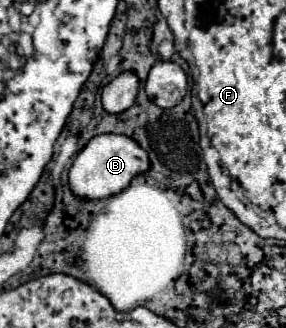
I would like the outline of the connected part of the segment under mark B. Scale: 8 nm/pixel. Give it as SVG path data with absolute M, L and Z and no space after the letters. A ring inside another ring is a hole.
M108 133L108 135L98 135L88 141L88 145L74 159L68 181L70 181L70 189L78 197L106 199L114 193L120 193L122 189L126 189L126 185L130 185L130 181L136 175L146 173L146 169L150 169L148 153L134 139L130 139L126 135Z

